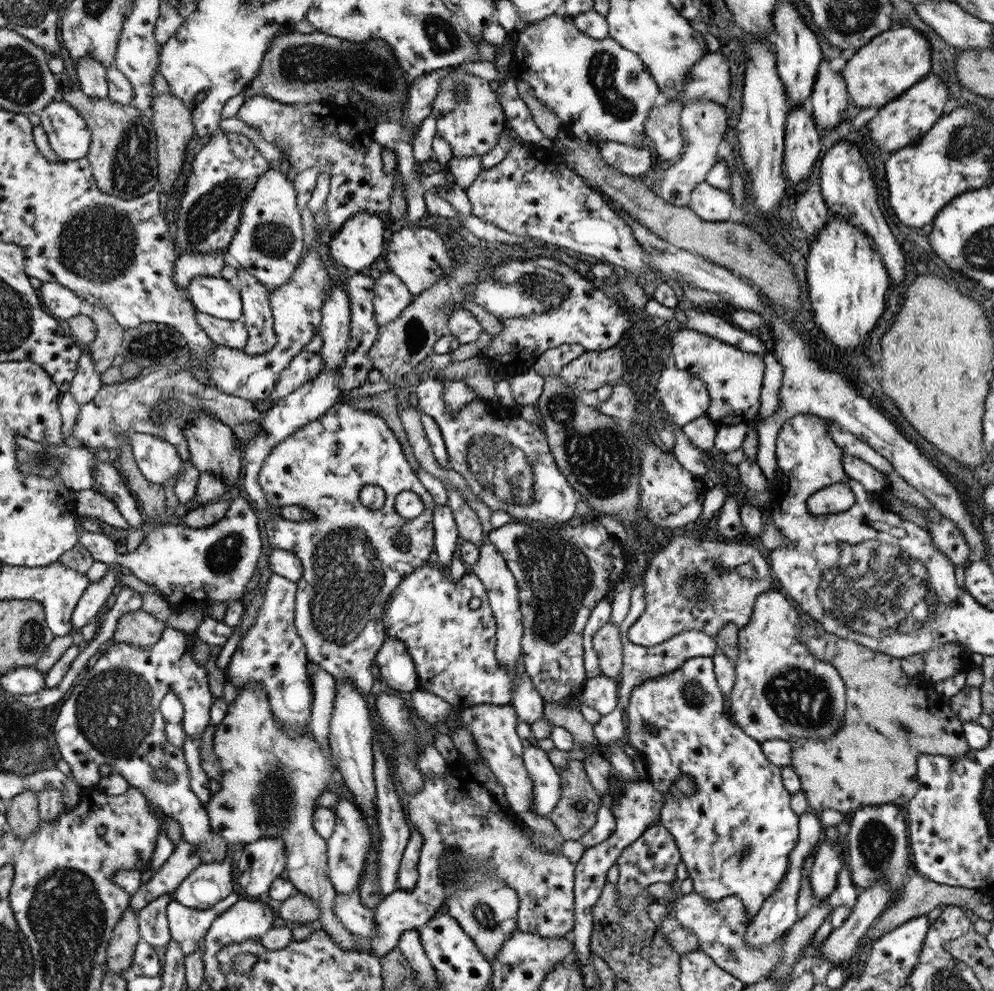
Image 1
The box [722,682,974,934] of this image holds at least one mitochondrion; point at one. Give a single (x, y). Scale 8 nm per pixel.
(876, 843)

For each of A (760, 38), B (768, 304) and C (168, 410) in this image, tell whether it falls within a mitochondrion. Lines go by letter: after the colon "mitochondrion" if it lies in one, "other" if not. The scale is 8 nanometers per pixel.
A: other
B: other
C: mitochondrion

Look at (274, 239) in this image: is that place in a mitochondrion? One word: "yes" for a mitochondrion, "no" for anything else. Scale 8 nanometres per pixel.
yes

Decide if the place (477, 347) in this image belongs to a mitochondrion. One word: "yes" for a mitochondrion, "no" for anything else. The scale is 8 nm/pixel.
no

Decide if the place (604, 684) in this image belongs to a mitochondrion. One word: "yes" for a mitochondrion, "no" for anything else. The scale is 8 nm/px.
no

